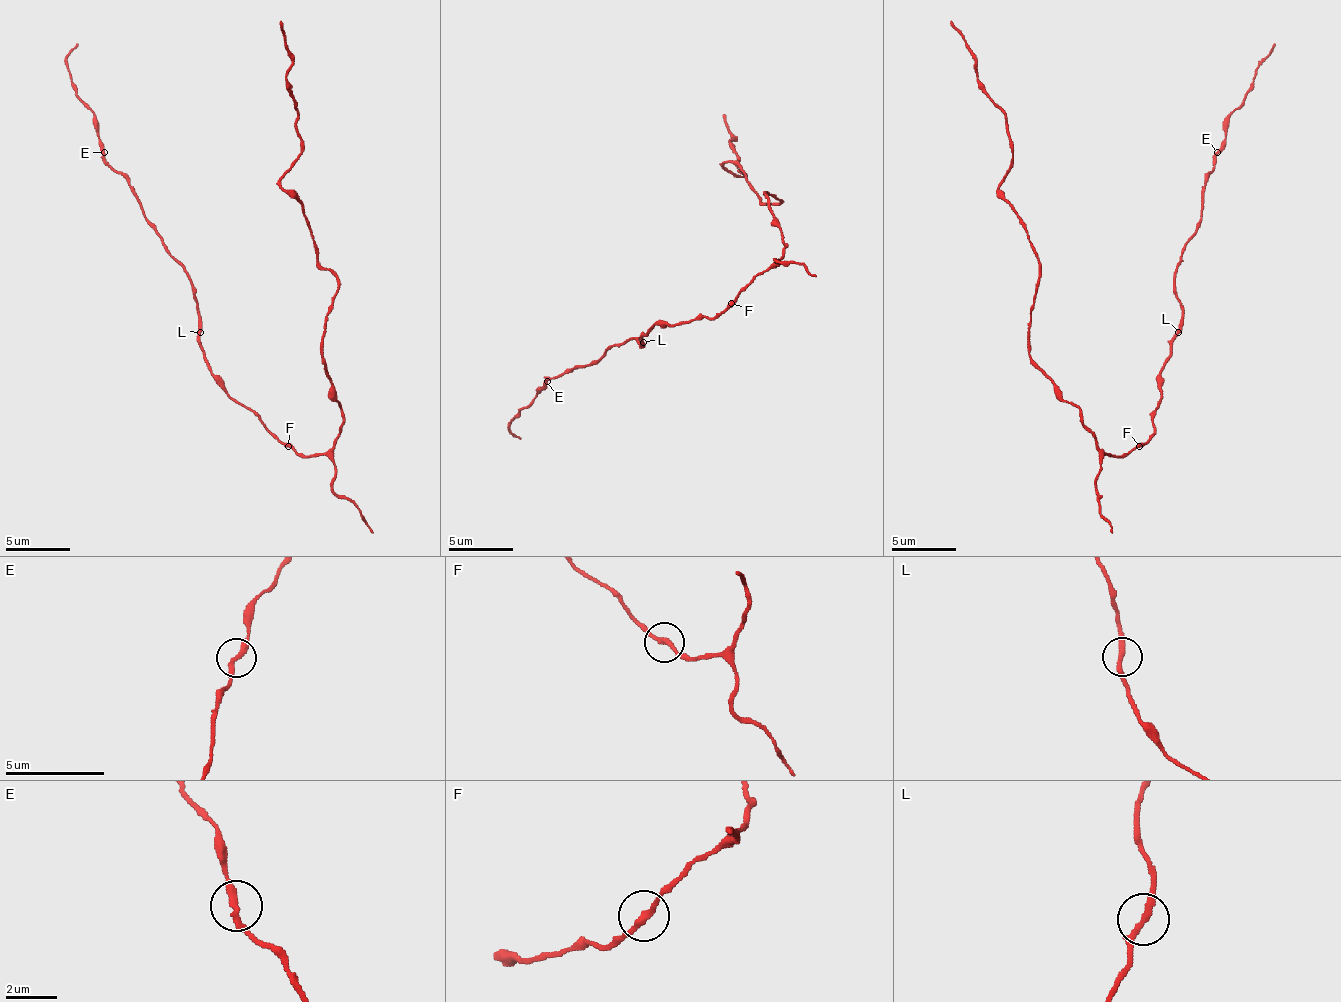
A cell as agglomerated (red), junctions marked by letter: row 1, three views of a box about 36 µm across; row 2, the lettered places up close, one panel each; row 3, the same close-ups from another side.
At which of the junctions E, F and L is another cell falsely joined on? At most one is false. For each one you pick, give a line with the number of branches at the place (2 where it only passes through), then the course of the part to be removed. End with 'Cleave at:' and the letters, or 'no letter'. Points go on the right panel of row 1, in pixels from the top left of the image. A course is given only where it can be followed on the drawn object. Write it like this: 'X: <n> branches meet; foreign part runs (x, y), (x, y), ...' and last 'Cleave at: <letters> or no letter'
Cleave at: no letter

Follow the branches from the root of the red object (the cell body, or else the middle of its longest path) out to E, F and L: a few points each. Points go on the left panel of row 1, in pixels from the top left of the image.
E: (314, 455), (298, 455), (285, 446), (210, 371), (200, 351), (191, 277), (168, 250), (132, 185), (103, 153)
F: (314, 455), (298, 455), (288, 446)
L: (314, 455), (298, 455), (226, 390), (210, 371), (207, 358), (200, 351), (200, 332)

